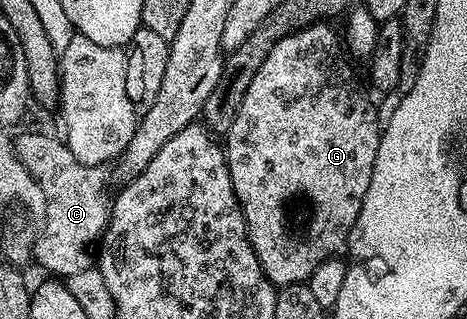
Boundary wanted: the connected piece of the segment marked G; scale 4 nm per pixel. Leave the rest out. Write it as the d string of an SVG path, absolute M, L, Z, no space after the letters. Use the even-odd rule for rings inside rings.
M326 23L304 26L276 42L268 51L267 58L264 59L260 69L249 74L250 82L247 83L246 90L242 93L242 102L239 103L238 110L230 121L226 141L224 137L226 166L230 172L238 206L242 209L246 220L246 233L250 237L250 246L258 257L262 276L275 287L306 283L320 263L324 263L330 257L338 257L347 248L350 232L360 215L362 200L368 191L368 183L372 183L372 167L376 163L376 151L380 147L382 138L384 125L378 120L375 102L373 100L370 102L366 98L365 91L358 86L358 81L354 78L354 69L346 62L347 54L340 44L339 34L337 37L328 26L330 25Z

